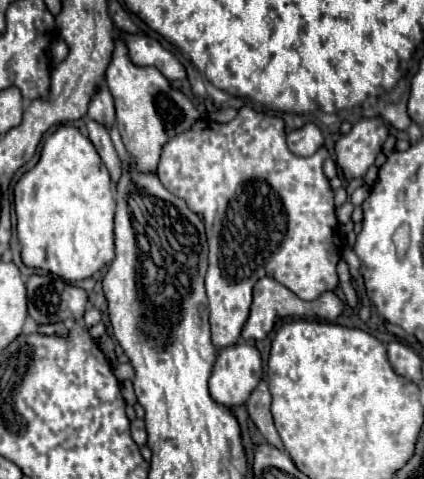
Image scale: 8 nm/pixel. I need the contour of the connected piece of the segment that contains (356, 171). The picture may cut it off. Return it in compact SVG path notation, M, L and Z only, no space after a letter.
M381 117L357 121L335 145L337 165L341 167L343 175L347 179L363 177L375 163L375 157L381 151L387 135L389 125Z

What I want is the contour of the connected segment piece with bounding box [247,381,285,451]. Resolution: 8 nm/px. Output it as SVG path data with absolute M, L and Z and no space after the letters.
M259 381L259 385L255 387L255 391L251 393L249 401L247 401L247 409L249 409L249 417L253 419L253 423L257 425L257 429L263 433L263 437L277 449L285 451L283 449L283 443L281 443L281 437L273 425L273 417L271 417L271 395L269 395L269 389L267 389L267 383L265 381Z

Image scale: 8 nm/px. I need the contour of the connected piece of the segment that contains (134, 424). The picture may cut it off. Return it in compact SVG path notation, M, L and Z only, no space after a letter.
M136 418L131 422L131 435L135 443L139 447L143 447L147 443L147 433L143 419Z

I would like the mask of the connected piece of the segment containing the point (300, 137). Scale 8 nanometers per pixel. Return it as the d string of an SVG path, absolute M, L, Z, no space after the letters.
M307 123L287 135L287 145L295 155L309 157L323 145L323 133L315 123Z

